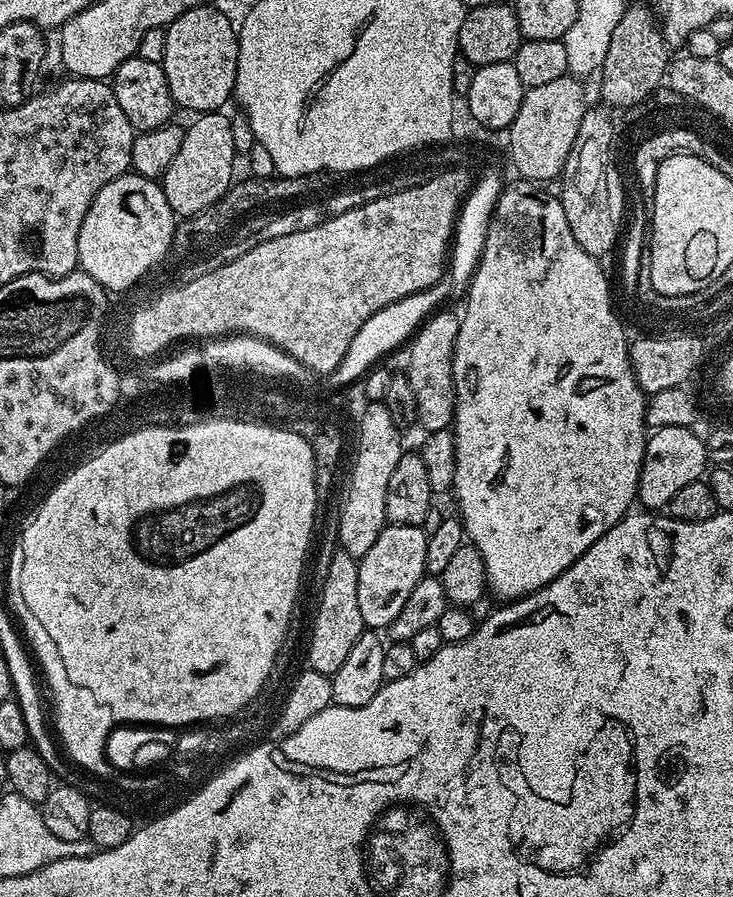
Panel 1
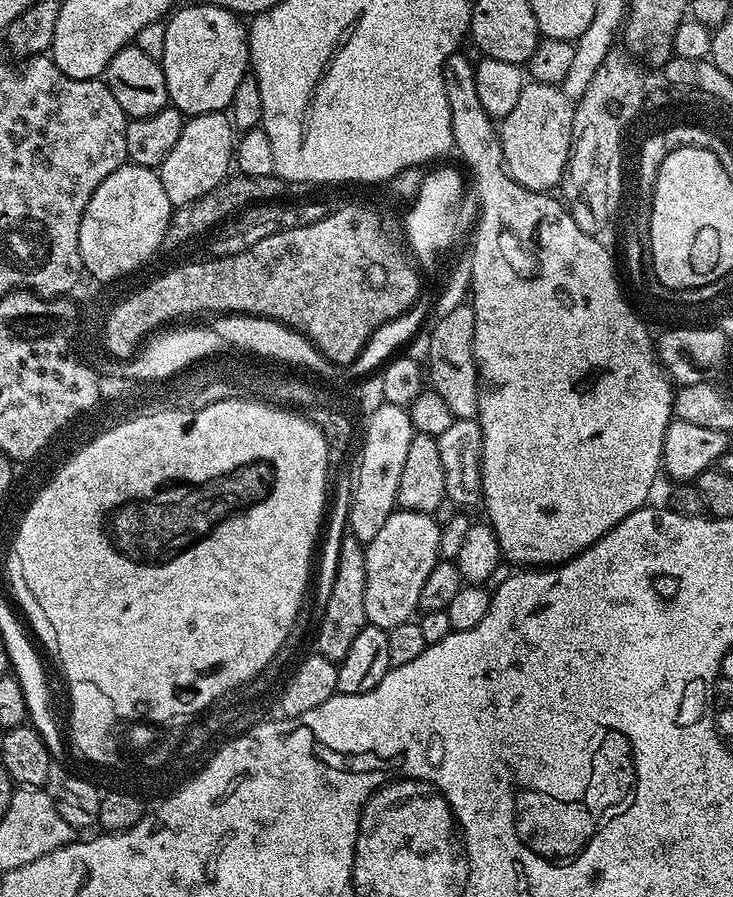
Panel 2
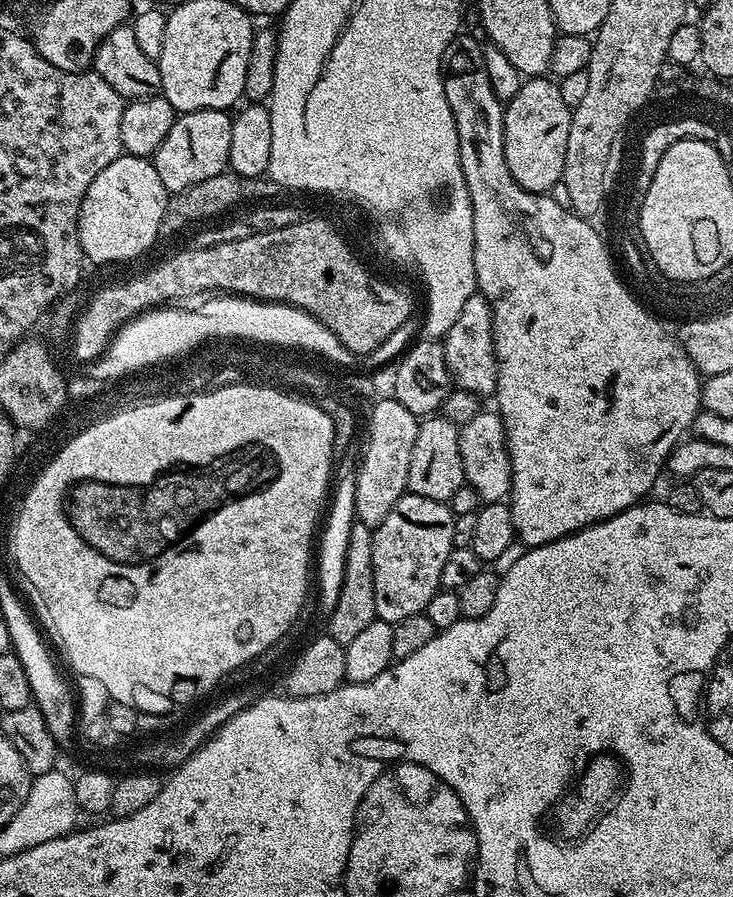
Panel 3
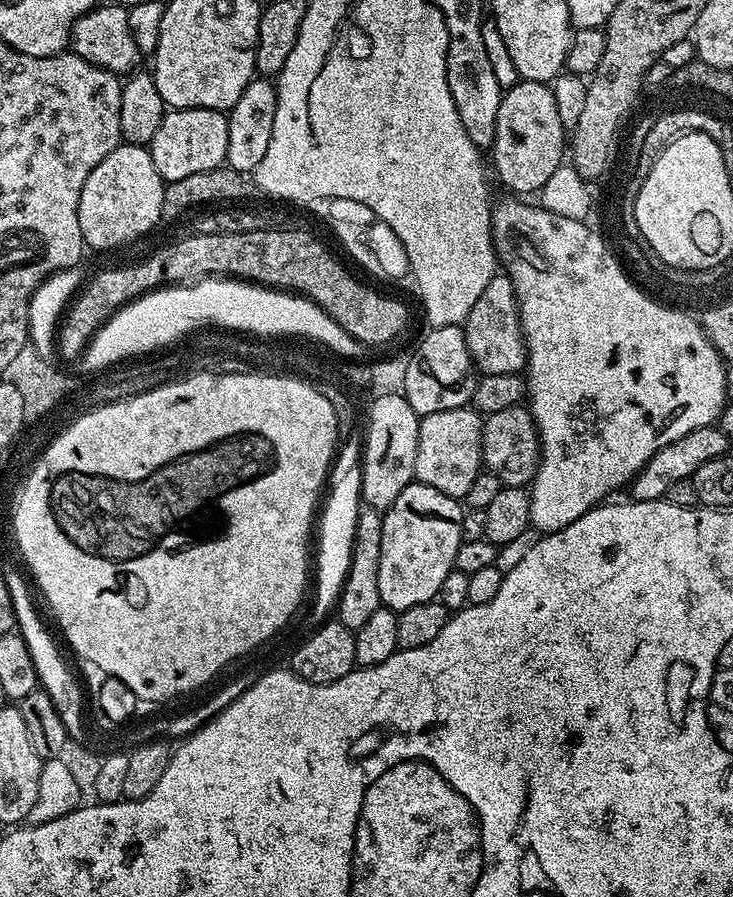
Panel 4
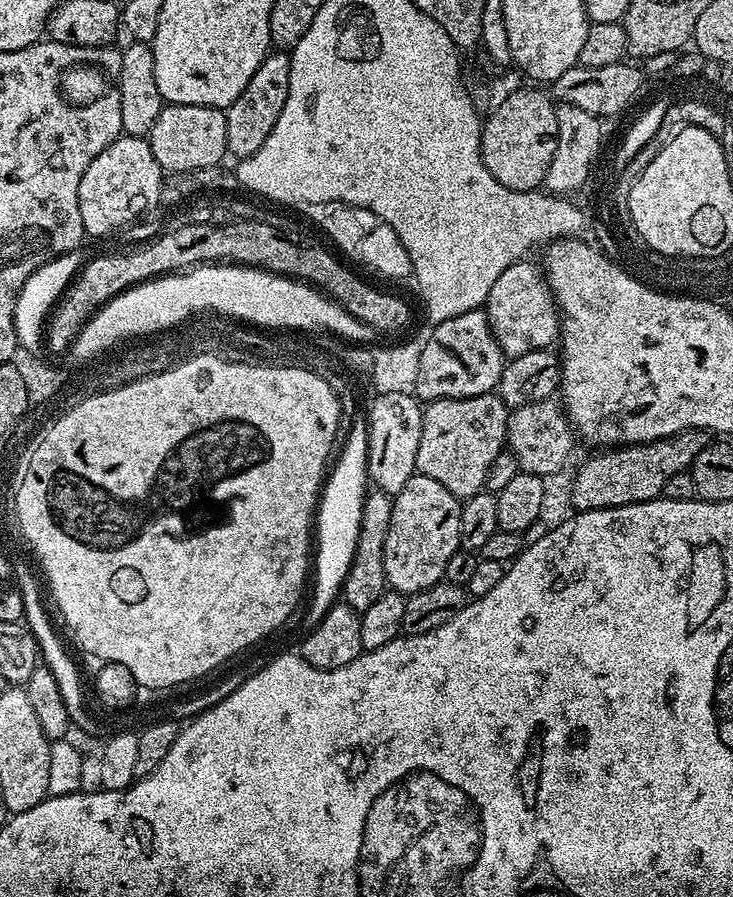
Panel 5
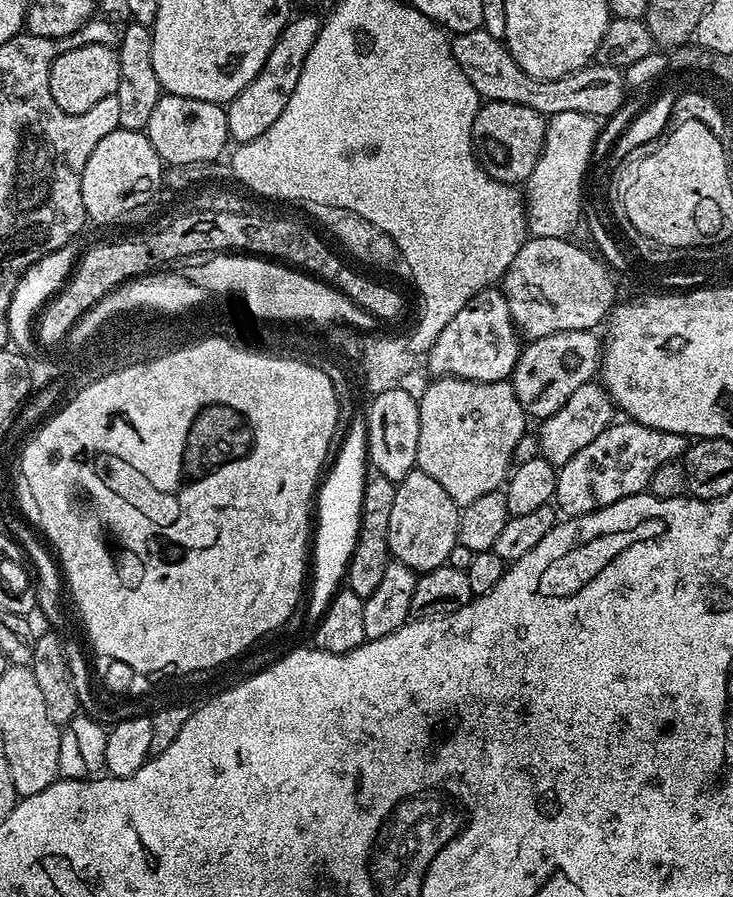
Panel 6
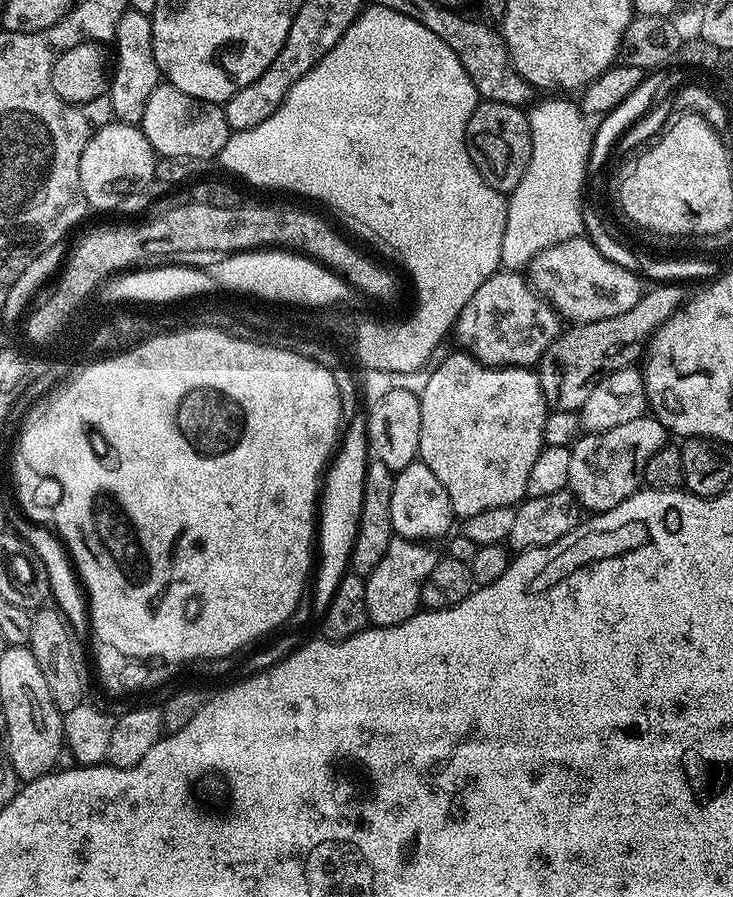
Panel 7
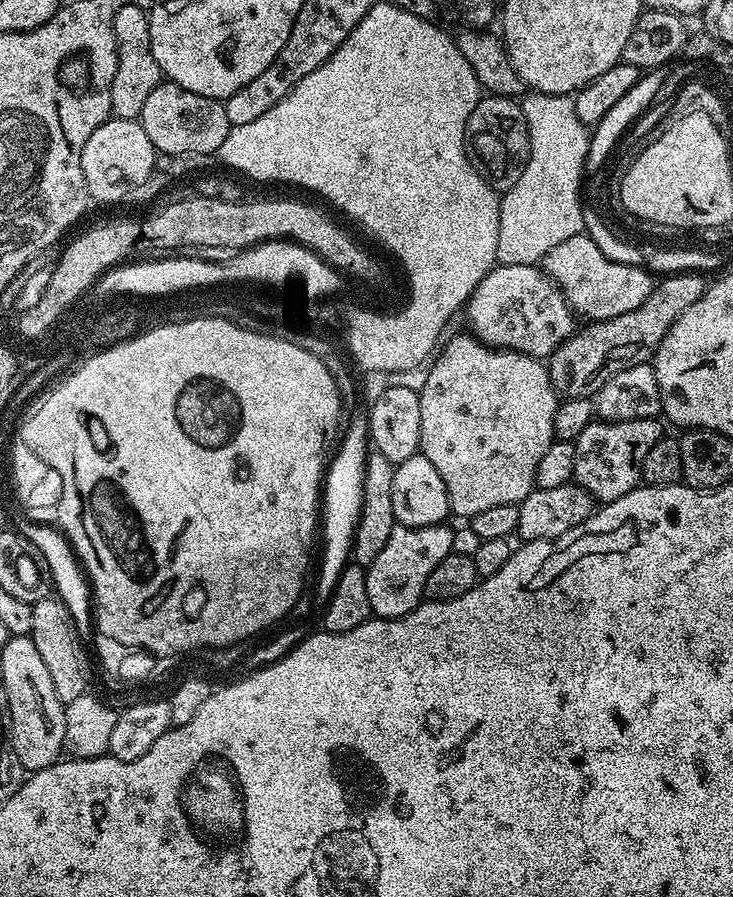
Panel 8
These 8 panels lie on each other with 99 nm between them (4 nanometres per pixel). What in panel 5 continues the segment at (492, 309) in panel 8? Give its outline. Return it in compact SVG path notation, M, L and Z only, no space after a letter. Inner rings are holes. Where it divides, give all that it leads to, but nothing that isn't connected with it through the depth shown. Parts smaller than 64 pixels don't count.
M477 310L446 318L446 322L435 325L433 336L422 351L414 395L421 402L489 395L499 382L505 363L504 351L492 337L487 312Z

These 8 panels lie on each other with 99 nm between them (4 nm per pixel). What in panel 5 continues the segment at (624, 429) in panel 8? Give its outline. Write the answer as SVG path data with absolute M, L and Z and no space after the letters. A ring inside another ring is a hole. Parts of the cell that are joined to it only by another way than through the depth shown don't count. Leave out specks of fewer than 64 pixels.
M688 428L648 444L626 444L597 451L600 452L597 456L581 462L572 480L573 509L587 512L590 508L617 508L657 499L663 493L666 478L689 471L694 458L706 450L709 442L710 436L705 429Z

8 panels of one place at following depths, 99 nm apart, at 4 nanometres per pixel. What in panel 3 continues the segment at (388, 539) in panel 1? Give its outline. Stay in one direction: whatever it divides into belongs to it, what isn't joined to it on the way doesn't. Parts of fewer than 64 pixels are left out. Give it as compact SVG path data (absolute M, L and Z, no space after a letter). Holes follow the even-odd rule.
M408 492L394 502L394 510L386 514L386 522L382 522L372 533L377 620L391 625L402 622L402 618L410 618L410 614L423 612L430 598L441 591L442 566L446 566L446 558L450 558L450 550L454 547L455 525L456 516L443 500L422 498Z

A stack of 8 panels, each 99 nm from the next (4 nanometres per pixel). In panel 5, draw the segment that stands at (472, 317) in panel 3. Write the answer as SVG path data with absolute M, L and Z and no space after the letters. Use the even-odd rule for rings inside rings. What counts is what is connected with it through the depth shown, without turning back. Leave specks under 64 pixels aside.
M525 258L506 266L506 270L498 274L498 282L490 286L488 300L482 305L488 314L492 337L508 358L551 349L557 343L562 327L562 317L554 293L548 289L545 273L530 261Z

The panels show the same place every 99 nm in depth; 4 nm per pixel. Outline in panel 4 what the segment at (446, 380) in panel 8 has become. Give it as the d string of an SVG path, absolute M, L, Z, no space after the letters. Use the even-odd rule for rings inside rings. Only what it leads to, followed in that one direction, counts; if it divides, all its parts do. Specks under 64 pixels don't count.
M471 406L438 410L438 414L420 417L418 458L414 462L415 479L450 498L463 501L482 471L482 430L485 417Z

